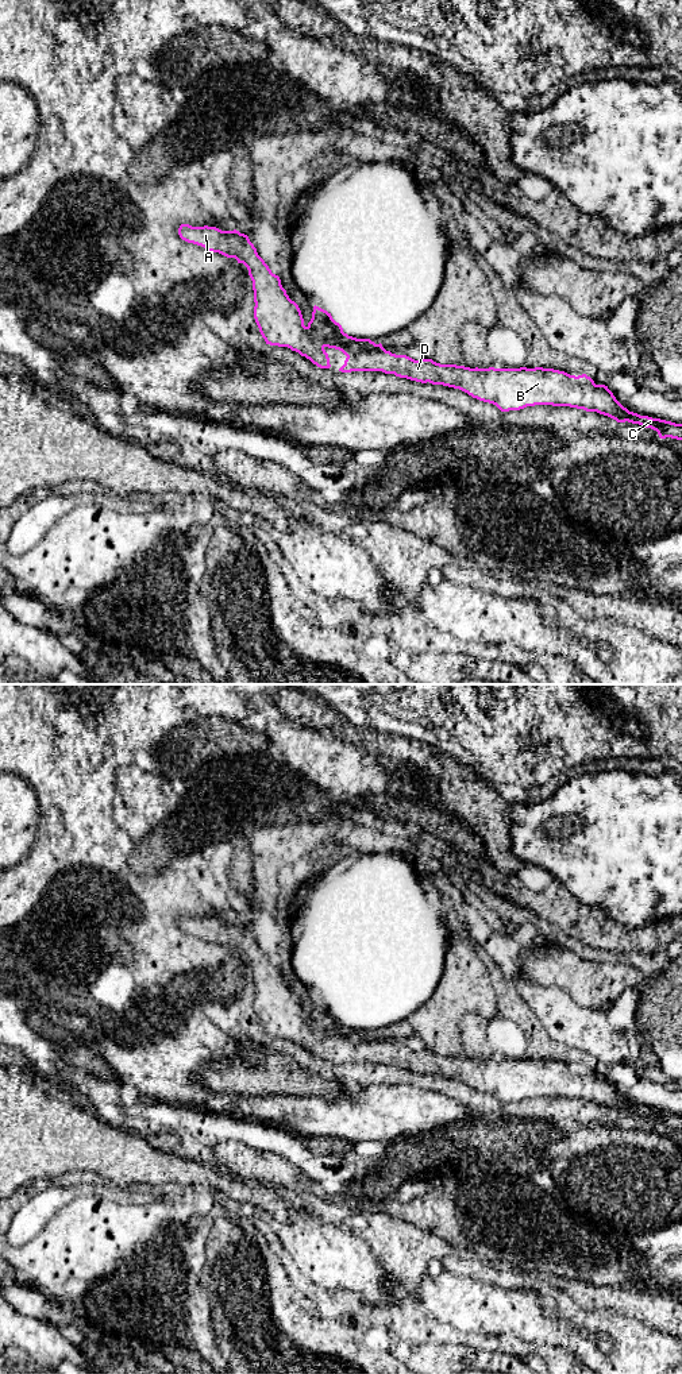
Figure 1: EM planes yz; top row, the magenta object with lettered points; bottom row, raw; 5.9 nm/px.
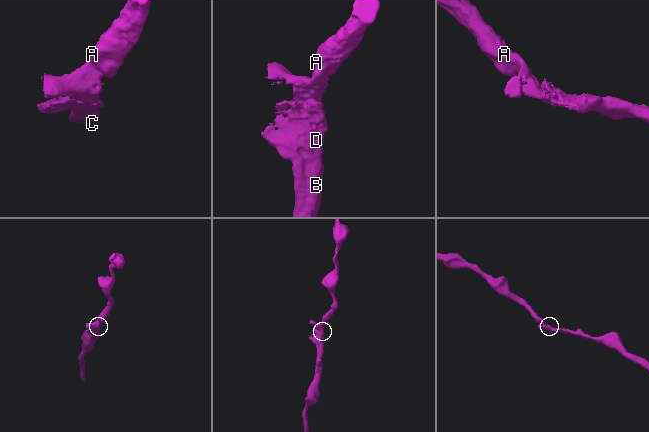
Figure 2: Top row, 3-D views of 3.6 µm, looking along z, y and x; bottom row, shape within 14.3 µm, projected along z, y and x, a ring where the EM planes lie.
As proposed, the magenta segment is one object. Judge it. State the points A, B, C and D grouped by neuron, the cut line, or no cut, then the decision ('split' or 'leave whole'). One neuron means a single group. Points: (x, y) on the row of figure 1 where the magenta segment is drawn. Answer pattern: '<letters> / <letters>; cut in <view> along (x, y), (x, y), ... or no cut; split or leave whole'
A B C D; no cut; leave whole

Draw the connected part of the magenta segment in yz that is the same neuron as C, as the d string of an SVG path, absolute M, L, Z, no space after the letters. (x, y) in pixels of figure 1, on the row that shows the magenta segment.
M181 224L182 240L207 251L235 258L243 263L253 281L254 319L266 344L288 347L320 368L330 368L325 347L342 351L347 358L339 368L382 371L400 378L459 389L473 398L496 405L501 412L535 405L570 406L597 412L617 422L632 422L658 432L660 439L682 440L682 424L640 416L624 408L605 385L596 385L586 374L570 375L554 368L470 368L440 364L432 359L415 360L386 351L370 339L357 339L343 332L331 313L313 306L312 319L304 325L298 305L289 298L278 275L273 274L248 236L239 231Z

